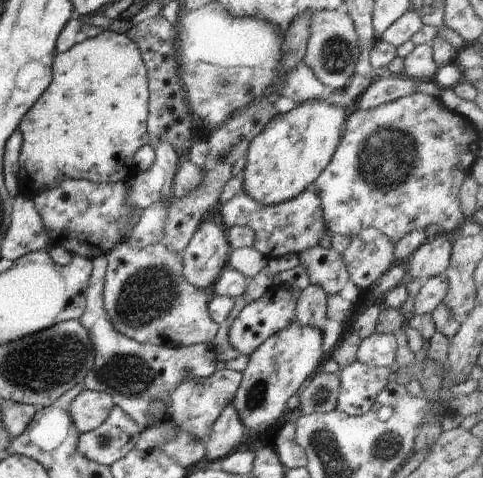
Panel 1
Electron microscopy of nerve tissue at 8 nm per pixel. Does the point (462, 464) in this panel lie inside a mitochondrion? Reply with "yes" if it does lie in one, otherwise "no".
no

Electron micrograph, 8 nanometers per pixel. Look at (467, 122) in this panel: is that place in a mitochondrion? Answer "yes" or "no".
no

